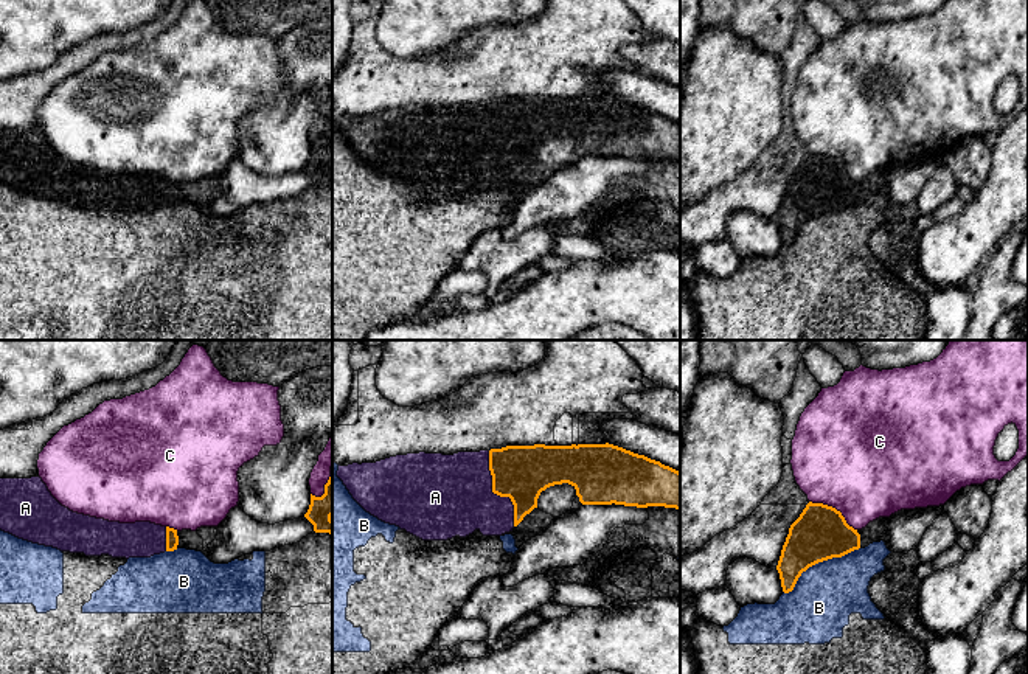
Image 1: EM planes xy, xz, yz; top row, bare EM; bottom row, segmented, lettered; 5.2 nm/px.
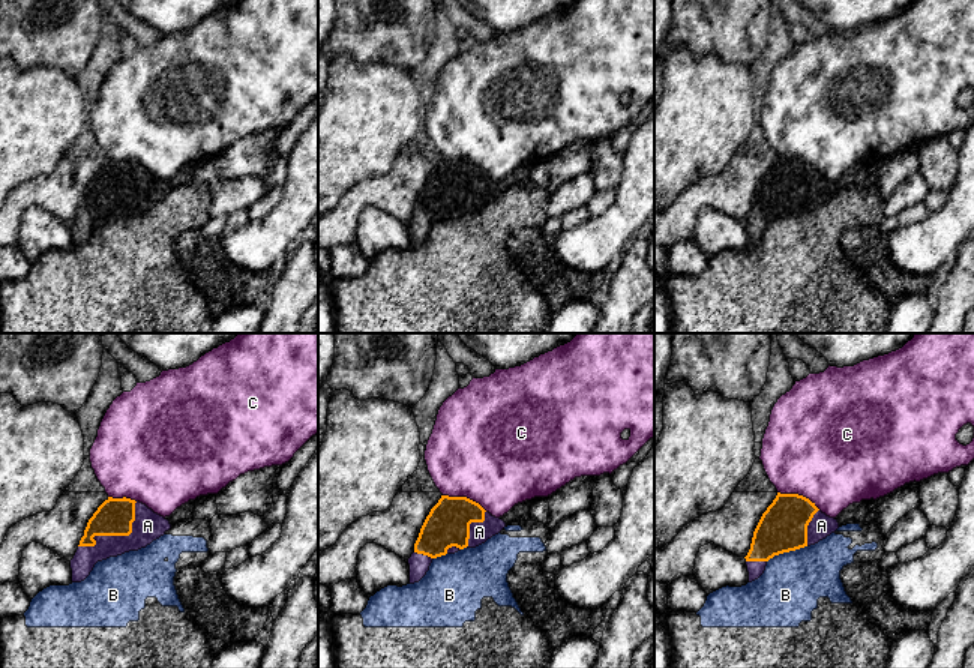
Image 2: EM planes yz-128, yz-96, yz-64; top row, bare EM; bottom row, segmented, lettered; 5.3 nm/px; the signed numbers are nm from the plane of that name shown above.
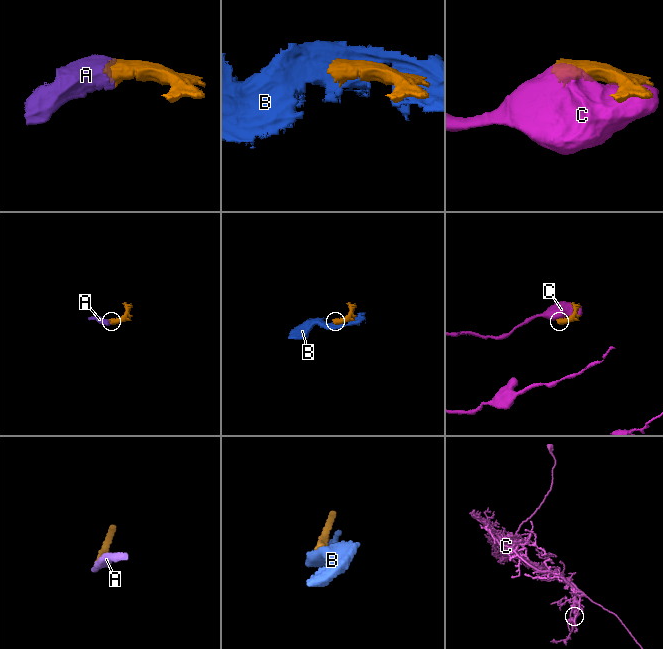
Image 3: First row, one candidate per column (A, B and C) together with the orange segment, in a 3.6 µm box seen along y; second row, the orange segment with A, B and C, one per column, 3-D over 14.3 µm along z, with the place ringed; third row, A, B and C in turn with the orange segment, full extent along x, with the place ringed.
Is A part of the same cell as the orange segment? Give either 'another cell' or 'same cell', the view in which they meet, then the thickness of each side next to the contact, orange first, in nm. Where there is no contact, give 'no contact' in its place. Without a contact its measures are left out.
same cell; meets orange in xz; 280 nm thick on the orange side, 420 nm on the other

